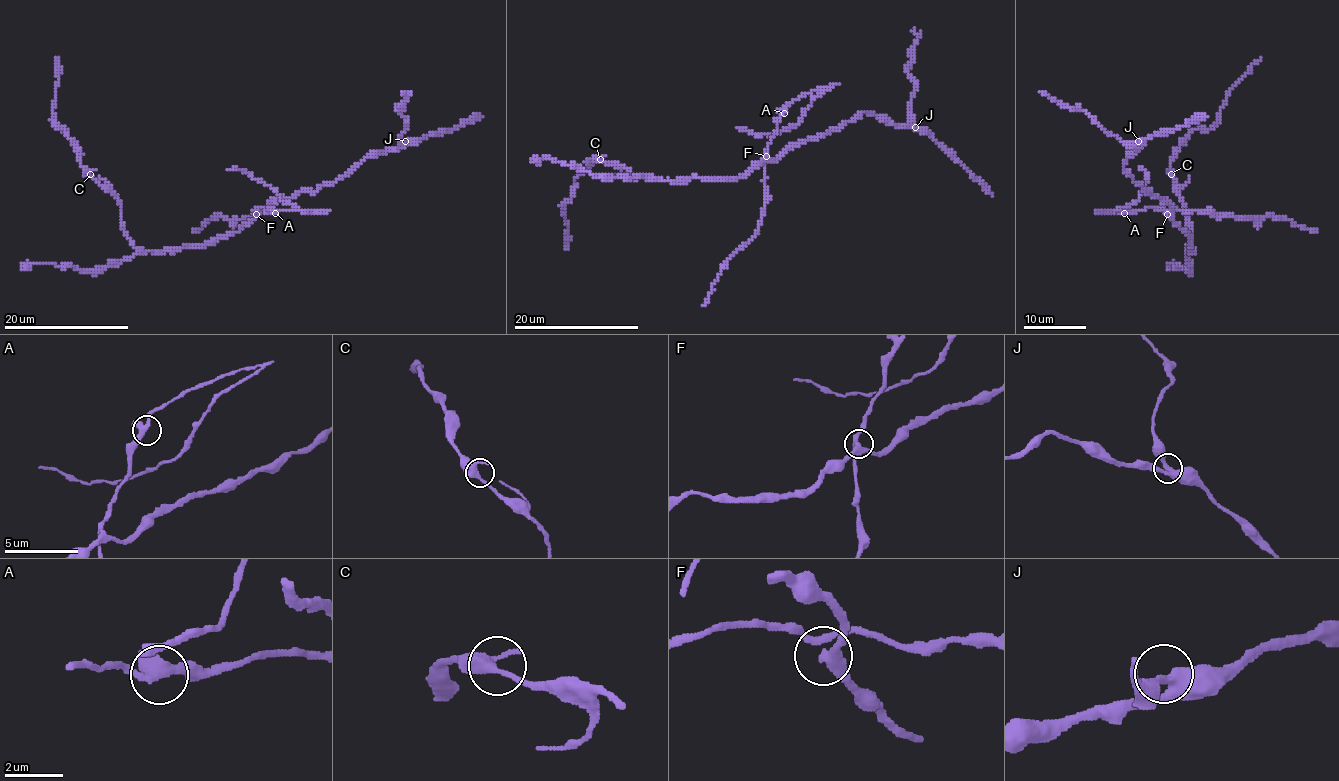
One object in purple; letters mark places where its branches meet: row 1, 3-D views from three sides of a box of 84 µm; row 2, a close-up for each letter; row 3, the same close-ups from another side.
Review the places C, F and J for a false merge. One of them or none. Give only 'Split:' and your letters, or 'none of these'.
Split: F

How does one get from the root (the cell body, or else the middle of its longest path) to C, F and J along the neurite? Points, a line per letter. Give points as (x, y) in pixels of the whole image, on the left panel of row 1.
C: (226, 237), (214, 237), (203, 245), (140, 251), (125, 231), (119, 200), (90, 174)
F: (226, 237), (246, 225), (256, 214)
J: (226, 237), (248, 225), (281, 197), (331, 186), (368, 156), (388, 149), (399, 149), (405, 141)

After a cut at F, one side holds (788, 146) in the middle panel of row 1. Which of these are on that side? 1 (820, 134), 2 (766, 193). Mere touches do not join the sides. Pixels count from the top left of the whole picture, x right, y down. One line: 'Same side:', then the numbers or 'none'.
Same side: 1

